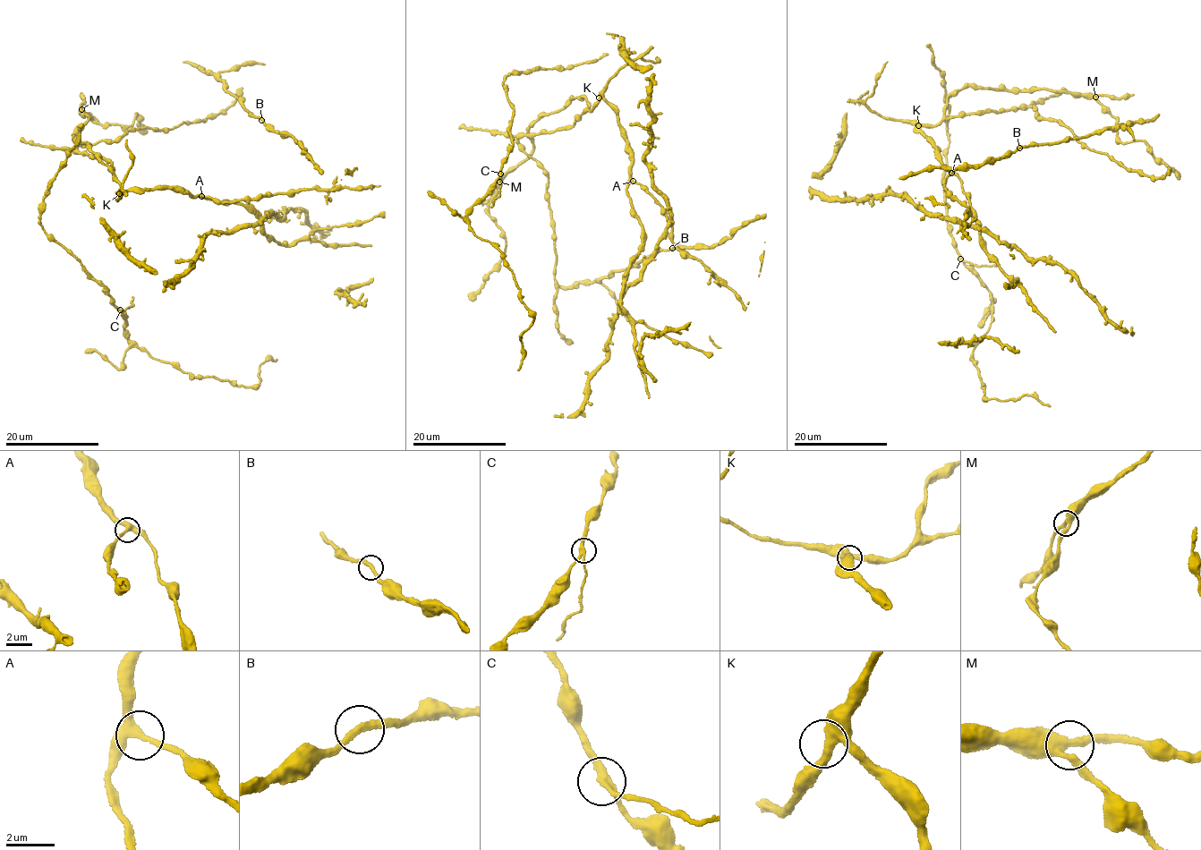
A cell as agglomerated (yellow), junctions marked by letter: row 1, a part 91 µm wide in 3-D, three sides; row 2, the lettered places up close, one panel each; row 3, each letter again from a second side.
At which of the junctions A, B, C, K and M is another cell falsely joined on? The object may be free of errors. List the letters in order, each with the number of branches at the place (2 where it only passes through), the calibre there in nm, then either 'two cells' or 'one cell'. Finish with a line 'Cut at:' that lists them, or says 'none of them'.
A: 3 branches meet; 320 nm thick; one cell
B: 2 branches meet; 280 nm thick; one cell
C: 3 branches meet; 240 nm thick; two cells
K: 3 branches meet; 380 nm thick; one cell
M: 3 branches meet; 360 nm thick; one cell
Cut at: C

